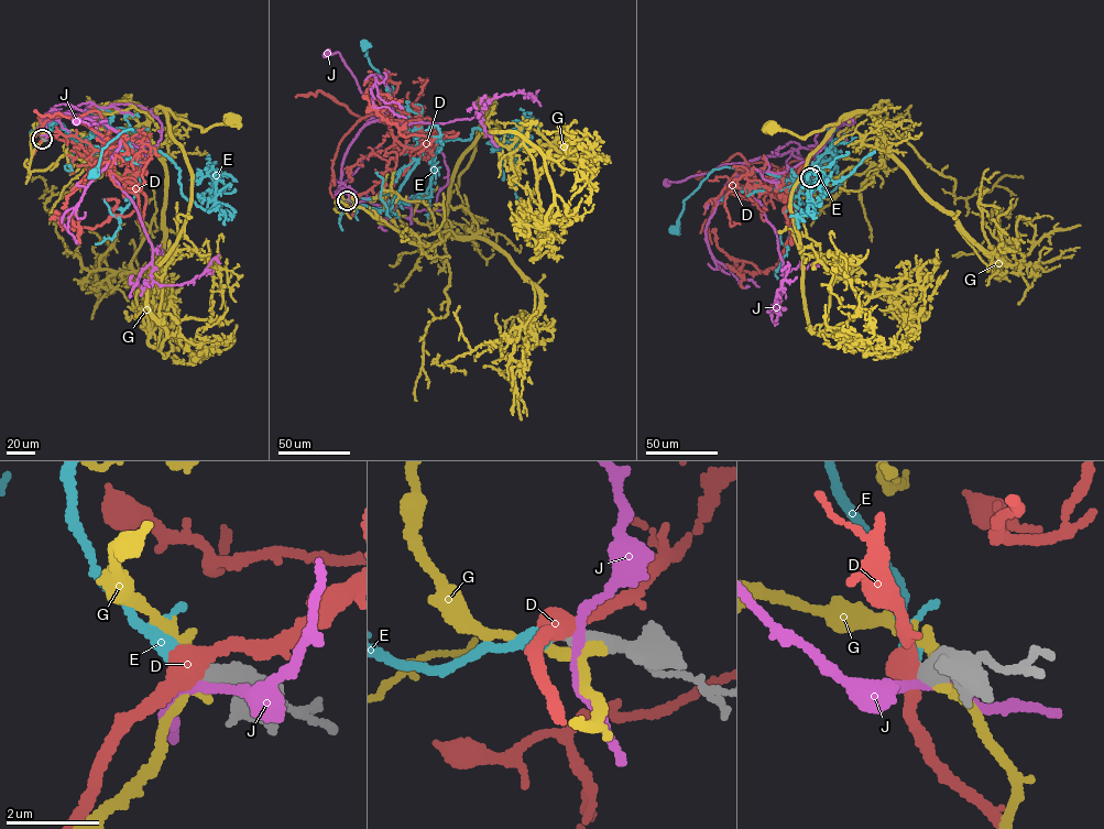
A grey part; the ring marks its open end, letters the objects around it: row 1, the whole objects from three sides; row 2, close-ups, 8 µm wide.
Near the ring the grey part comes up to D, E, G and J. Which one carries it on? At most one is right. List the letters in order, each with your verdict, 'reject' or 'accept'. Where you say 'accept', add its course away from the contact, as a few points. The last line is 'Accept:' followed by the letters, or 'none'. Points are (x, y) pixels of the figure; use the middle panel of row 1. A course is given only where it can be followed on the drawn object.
D: reject
E: accept
G: reject
J: reject
Accept: E

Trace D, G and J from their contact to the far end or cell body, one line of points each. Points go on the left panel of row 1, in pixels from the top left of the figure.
D: (43, 139), (85, 148), (117, 180), (124, 176), (139, 208), (93, 228), (72, 228), (66, 198), (82, 177)
G: (43, 139), (30, 171), (45, 170), (74, 151), (100, 152), (161, 106), (204, 130), (233, 120)
J: (43, 139), (46, 132), (41, 118), (52, 109), (96, 122), (107, 120), (90, 126), (77, 121)

